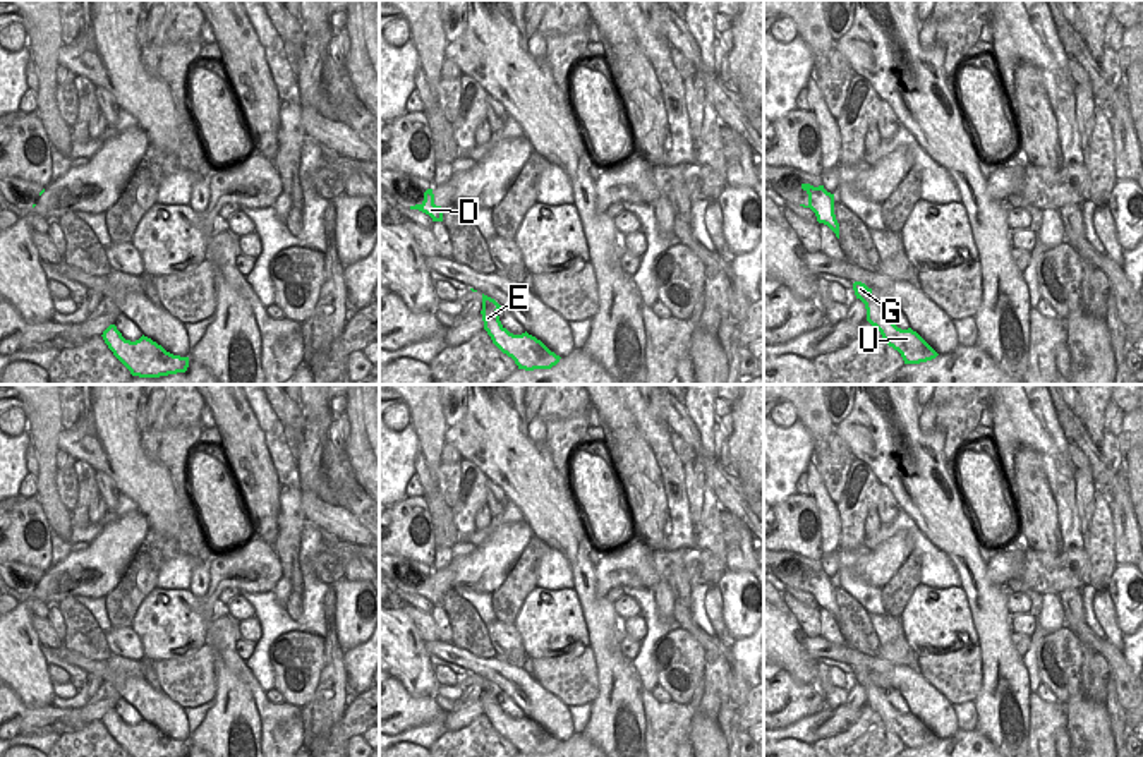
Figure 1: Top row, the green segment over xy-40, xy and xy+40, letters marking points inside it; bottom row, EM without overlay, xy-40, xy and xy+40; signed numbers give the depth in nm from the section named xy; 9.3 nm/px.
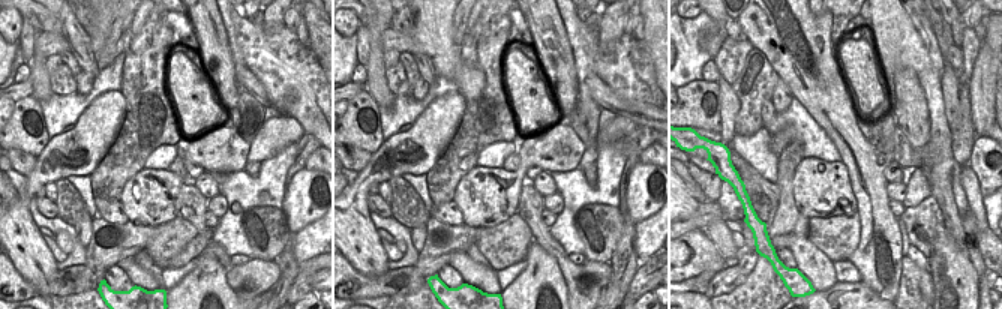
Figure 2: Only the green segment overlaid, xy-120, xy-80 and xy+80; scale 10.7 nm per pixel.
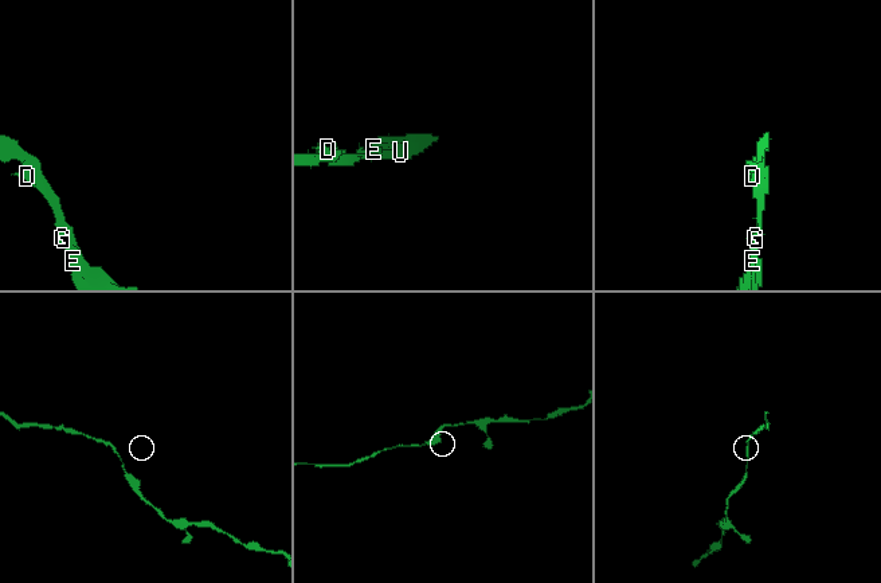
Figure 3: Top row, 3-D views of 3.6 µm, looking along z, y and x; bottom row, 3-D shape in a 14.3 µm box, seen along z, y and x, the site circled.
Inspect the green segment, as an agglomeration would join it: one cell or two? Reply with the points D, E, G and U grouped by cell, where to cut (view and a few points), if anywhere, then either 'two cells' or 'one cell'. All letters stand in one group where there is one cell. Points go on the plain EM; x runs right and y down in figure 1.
D E G U | no cut | one cell

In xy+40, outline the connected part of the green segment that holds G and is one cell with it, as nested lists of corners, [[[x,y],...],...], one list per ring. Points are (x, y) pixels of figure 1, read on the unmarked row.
[[[862,666],[853,668],[856,683],[865,688],[867,706],[875,711],[884,726],[898,735],[904,748],[920,748],[935,743],[939,738],[911,712],[898,712],[886,699],[886,690],[872,680]]]

